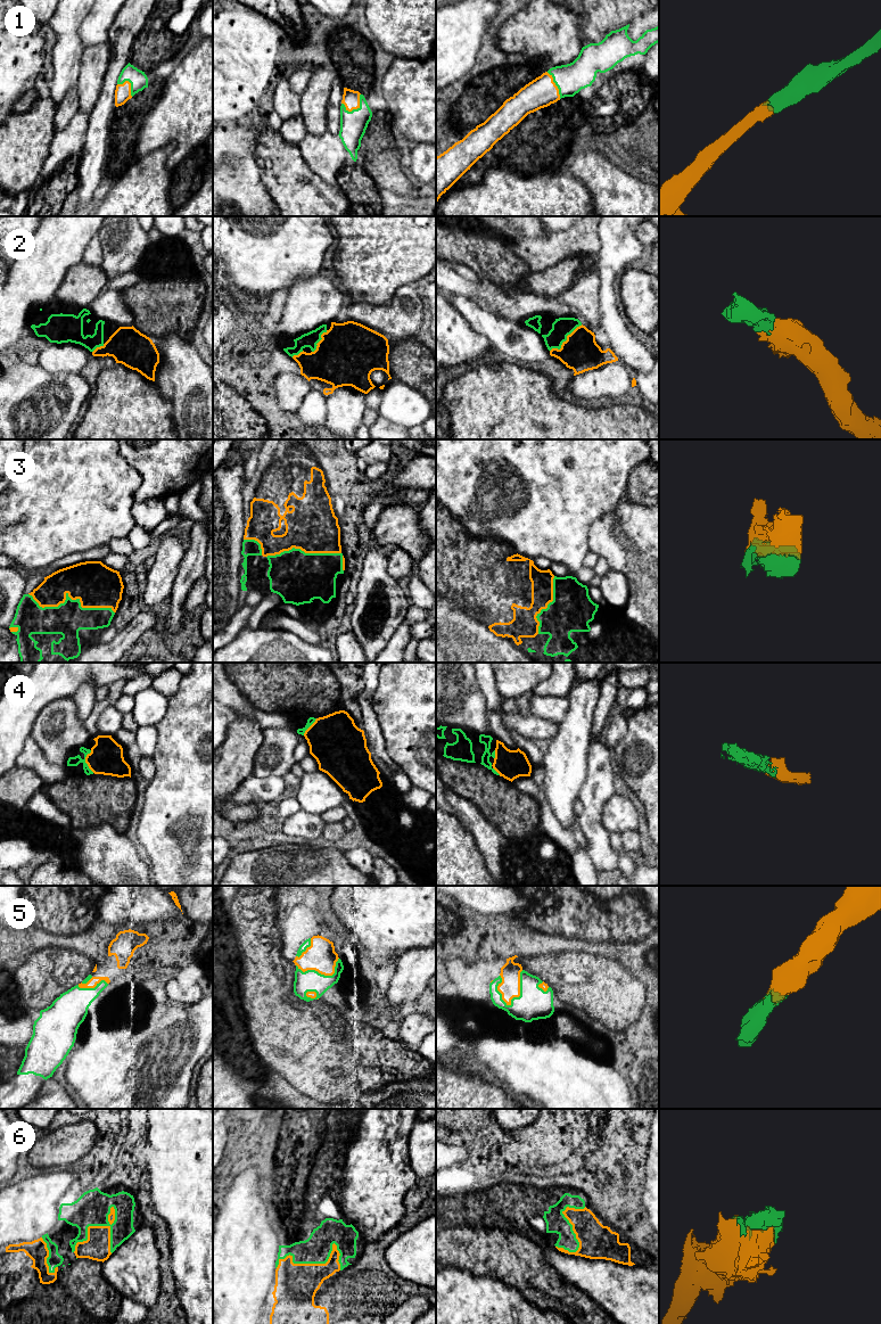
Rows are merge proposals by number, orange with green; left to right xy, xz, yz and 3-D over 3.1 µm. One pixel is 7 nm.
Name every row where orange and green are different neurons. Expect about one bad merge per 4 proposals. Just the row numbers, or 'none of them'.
none of them

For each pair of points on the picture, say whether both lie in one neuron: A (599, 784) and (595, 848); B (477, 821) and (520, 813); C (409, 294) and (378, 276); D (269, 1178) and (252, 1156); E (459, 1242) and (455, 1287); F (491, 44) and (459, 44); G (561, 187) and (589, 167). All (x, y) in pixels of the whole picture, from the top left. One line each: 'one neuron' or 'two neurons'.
A: one neuron
B: two neurons
C: two neurons
D: one neuron
E: two neurons
F: two neurons
G: two neurons

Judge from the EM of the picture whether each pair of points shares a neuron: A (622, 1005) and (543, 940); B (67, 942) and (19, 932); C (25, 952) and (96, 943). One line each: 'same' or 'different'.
A: different
B: same
C: same

